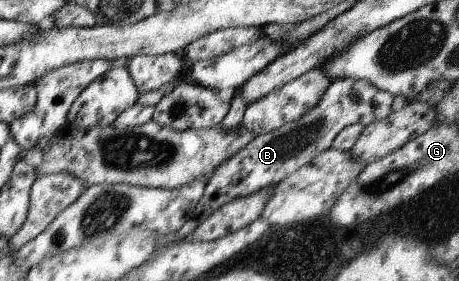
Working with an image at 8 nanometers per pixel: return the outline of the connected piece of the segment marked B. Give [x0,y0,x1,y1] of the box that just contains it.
[193,78,392,223]

